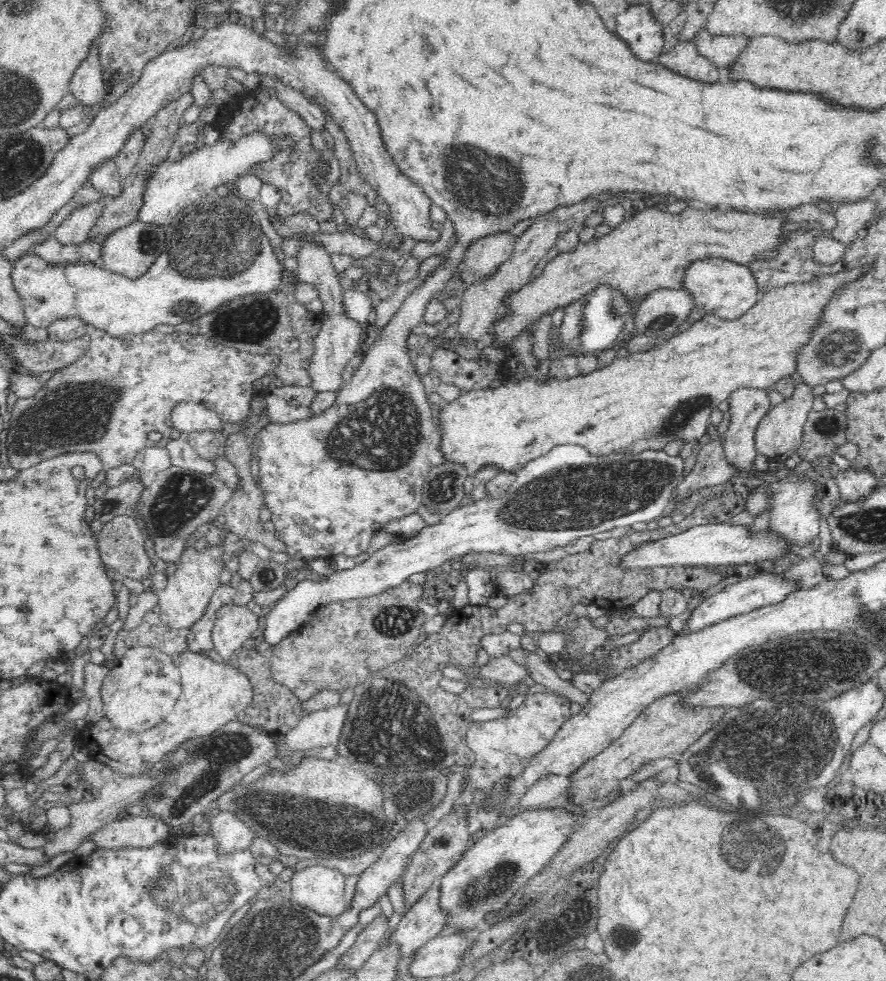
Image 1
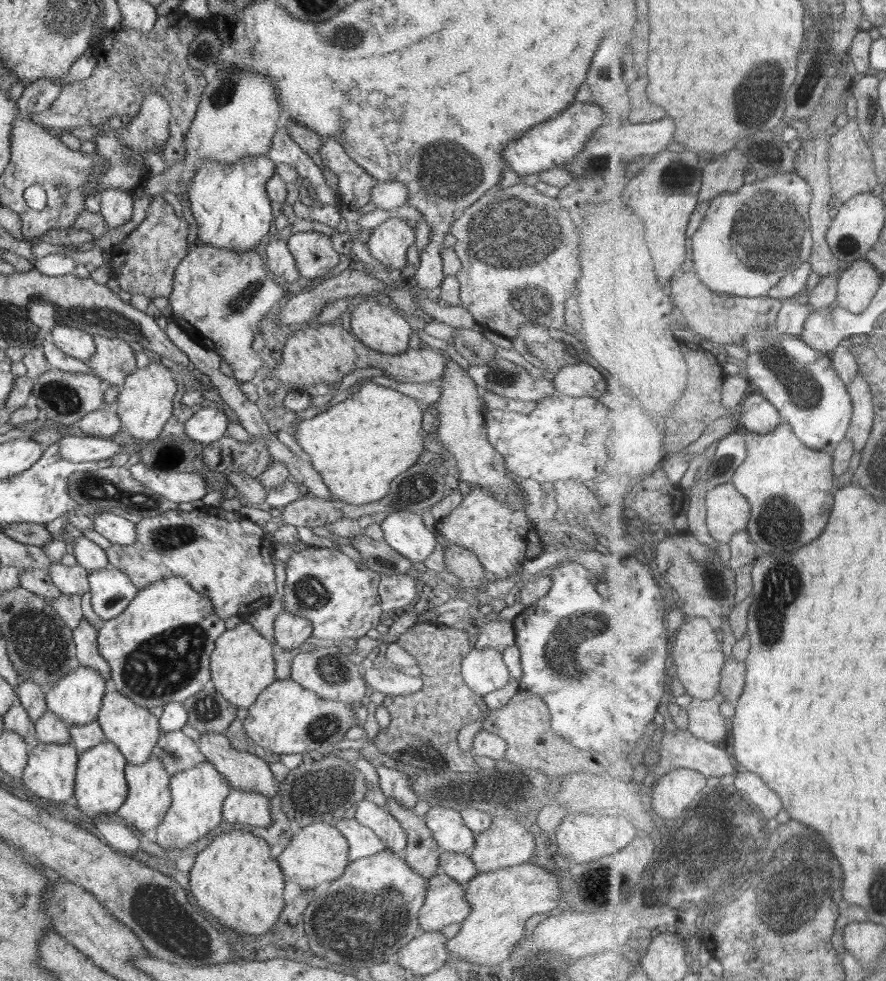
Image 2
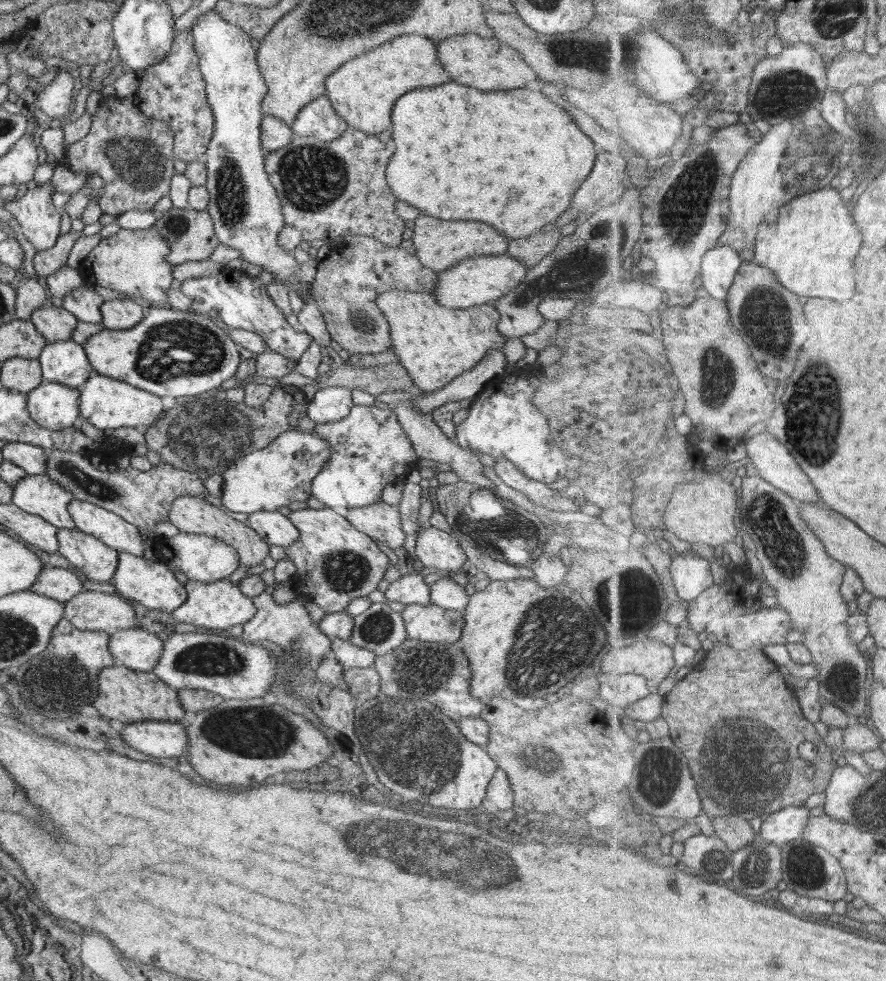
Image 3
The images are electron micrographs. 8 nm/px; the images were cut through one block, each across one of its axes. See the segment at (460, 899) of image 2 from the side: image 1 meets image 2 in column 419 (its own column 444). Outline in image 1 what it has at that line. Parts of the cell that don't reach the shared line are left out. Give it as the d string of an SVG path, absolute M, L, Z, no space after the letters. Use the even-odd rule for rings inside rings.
M431 886L406 912L388 942L399 948L400 958L410 956L445 926L445 910L439 905L439 889Z

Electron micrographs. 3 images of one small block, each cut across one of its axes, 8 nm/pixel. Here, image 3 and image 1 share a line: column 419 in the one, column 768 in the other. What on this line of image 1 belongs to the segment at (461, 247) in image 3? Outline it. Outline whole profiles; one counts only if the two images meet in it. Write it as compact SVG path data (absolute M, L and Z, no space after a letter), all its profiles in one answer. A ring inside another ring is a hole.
M650 204L642 212L638 212L632 218L623 218L609 234L600 238L593 238L588 242L579 241L573 251L559 252L556 257L548 261L542 273L535 279L528 281L524 287L514 291L506 300L508 303L507 315L498 319L489 330L488 339L496 340L501 347L509 345L516 336L531 330L532 324L540 320L544 314L552 314L554 310L565 310L569 305L584 300L590 296L594 288L605 284L616 292L621 292L628 299L644 298L649 292L658 289L683 288L683 278L686 268L694 261L706 257L714 257L734 261L738 264L748 265L754 259L771 259L777 251L777 246L785 241L782 236L782 226L788 220L778 218L766 218L766 216L754 216L744 212L716 212L706 210L706 214L694 212L688 208L688 212L672 214L661 211L656 204Z

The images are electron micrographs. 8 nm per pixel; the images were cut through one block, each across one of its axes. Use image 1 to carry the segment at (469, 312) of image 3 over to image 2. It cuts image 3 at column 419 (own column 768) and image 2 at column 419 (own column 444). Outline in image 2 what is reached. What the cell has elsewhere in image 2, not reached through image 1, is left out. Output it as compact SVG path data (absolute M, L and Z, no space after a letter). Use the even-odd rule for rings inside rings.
M365 382L358 393L345 401L328 407L313 418L305 419L295 428L295 439L304 454L310 456L312 468L320 474L324 484L336 500L351 505L376 503L388 496L390 482L414 466L425 451L422 439L422 415L425 408L420 408L419 401L401 391L390 389L372 382Z

